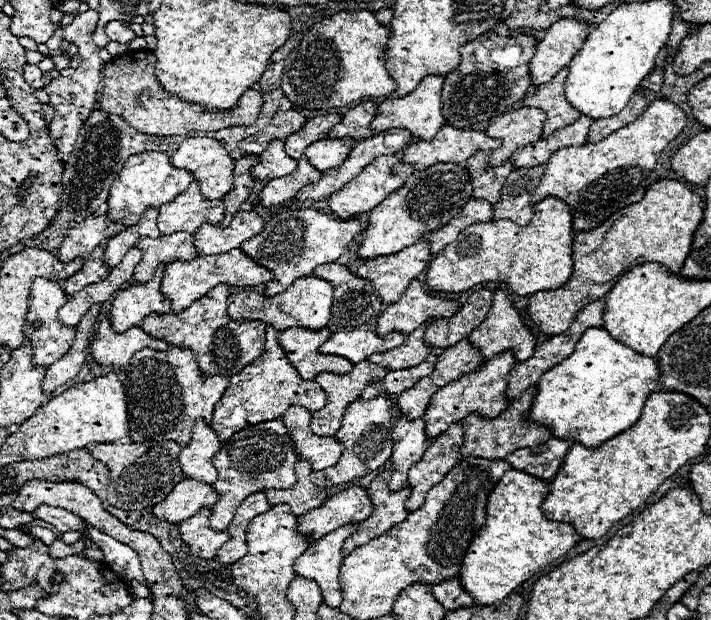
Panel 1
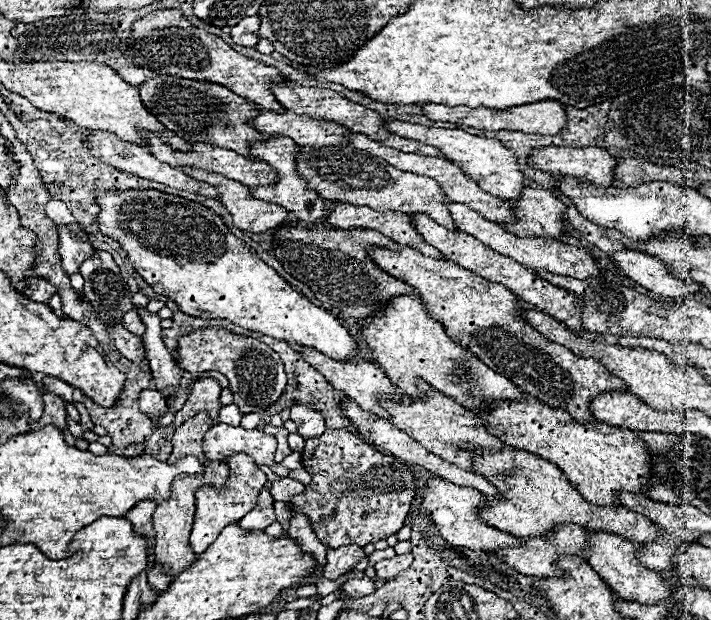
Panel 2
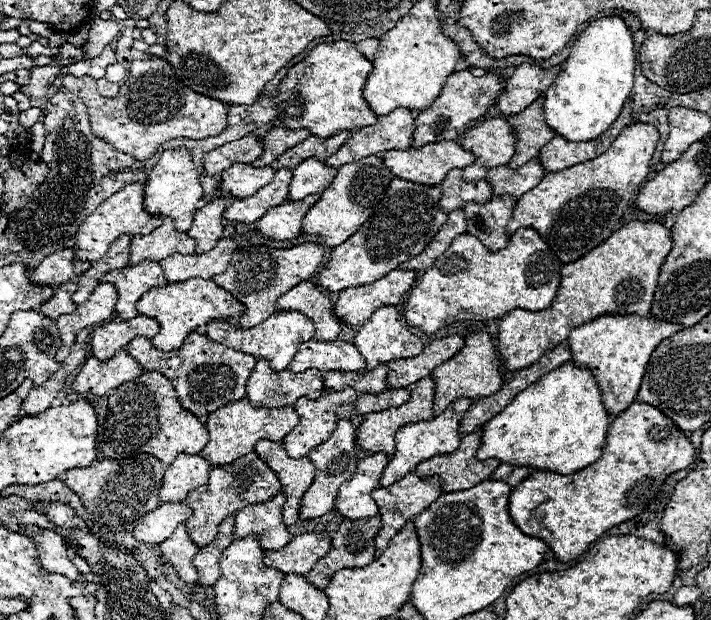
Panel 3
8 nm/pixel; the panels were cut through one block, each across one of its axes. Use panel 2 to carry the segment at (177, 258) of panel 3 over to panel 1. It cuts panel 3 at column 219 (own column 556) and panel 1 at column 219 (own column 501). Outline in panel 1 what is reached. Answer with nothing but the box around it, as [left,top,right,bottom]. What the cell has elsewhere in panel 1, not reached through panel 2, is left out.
[194,210,264,254]

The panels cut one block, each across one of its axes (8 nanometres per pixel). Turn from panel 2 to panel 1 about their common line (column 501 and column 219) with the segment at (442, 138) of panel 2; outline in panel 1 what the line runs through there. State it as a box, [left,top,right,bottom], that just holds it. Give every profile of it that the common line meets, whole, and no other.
[172,138,236,200]

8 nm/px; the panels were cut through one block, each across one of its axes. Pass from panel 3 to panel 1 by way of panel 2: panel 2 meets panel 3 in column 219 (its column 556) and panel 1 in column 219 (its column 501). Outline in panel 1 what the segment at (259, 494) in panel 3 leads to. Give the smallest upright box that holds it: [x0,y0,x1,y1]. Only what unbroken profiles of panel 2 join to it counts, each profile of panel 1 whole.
[210,418,298,530]

